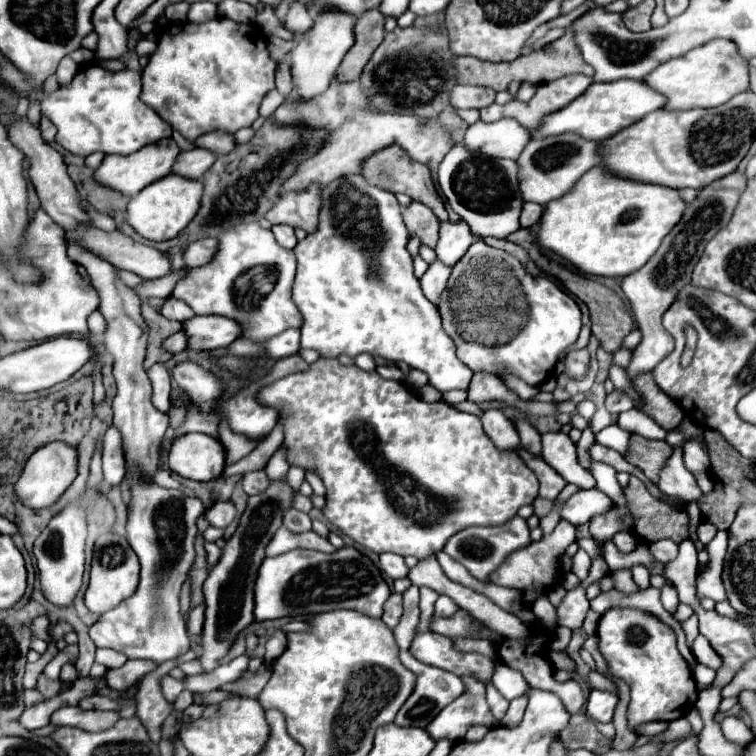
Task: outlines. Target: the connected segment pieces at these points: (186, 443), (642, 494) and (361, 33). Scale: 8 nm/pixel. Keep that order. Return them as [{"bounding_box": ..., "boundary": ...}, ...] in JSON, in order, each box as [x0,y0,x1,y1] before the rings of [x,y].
[{"bounding_box":[168,434,226,482],"boundary":[[[184,434],[172,442],[168,466],[182,478],[210,482],[226,468],[226,448],[208,434]]]},{"bounding_box":[624,488,688,542],"boundary":[[[624,488],[624,496],[634,516],[636,536],[648,542],[660,538],[682,542],[688,538],[688,516],[684,510],[670,510],[666,502],[652,498],[646,488]]]},{"bounding_box":[336,10,384,82],"boundary":[[[368,10],[366,14],[362,14],[356,20],[354,36],[356,36],[356,42],[346,52],[336,74],[340,82],[354,82],[360,78],[362,66],[366,66],[374,50],[384,40],[384,16],[378,10]]]}]

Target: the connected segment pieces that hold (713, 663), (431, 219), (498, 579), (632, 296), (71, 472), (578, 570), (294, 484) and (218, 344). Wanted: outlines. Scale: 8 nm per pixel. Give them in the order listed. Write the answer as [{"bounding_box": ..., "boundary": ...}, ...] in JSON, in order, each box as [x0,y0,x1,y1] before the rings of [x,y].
[{"bounding_box":[692,636,720,668],"boundary":[[[698,636],[696,640],[694,640],[694,644],[692,644],[692,654],[694,654],[694,658],[700,662],[700,664],[704,664],[704,666],[708,666],[708,668],[718,668],[720,666],[720,658],[718,658],[718,654],[712,650],[712,646],[708,644],[708,640],[704,638],[704,636]]]},{"bounding_box":[404,202,440,248],"boundary":[[[412,202],[404,210],[404,222],[406,222],[406,228],[408,228],[410,236],[418,236],[422,240],[422,244],[426,244],[430,248],[436,248],[440,220],[434,216],[434,212],[430,212],[420,202]]]},{"bounding_box":[490,522,574,604],"boundary":[[[558,522],[558,526],[554,528],[554,532],[546,538],[542,538],[540,542],[532,542],[528,548],[518,550],[514,554],[510,554],[504,564],[490,574],[490,582],[498,584],[498,586],[508,586],[508,588],[516,588],[520,592],[524,592],[524,602],[532,604],[534,602],[534,588],[550,588],[558,582],[558,556],[574,542],[574,526],[570,526],[568,522]]]},{"bounding_box":[622,172,746,382],"boundary":[[[732,172],[732,174],[726,174],[724,178],[710,182],[710,186],[704,186],[702,190],[698,190],[696,200],[688,204],[686,214],[680,218],[678,226],[674,226],[674,230],[662,240],[662,246],[656,250],[654,258],[650,258],[646,266],[636,270],[634,274],[628,274],[622,280],[622,290],[630,302],[636,328],[642,332],[642,340],[632,350],[632,360],[626,368],[626,376],[630,382],[634,382],[638,374],[650,372],[674,348],[672,336],[662,326],[662,314],[670,308],[678,292],[690,282],[692,268],[702,256],[706,242],[730,222],[732,212],[744,188],[746,188],[746,174]]]},{"bounding_box":[16,442,78,510],"boundary":[[[50,442],[36,450],[28,464],[24,466],[24,472],[16,482],[16,496],[28,508],[34,510],[44,508],[54,504],[64,494],[64,490],[74,482],[76,476],[78,476],[78,450],[66,442]]]},{"bounding_box":[572,550,590,580],"boundary":[[[578,550],[572,560],[574,560],[572,572],[574,572],[580,580],[586,580],[588,574],[590,574],[590,558],[588,558],[588,554],[586,554],[584,550]]]},{"bounding_box":[286,466,305,492],"boundary":[[[290,466],[286,479],[291,488],[298,492],[300,485],[305,480],[305,471],[301,467]]]},{"bounding_box":[182,316,240,350],"boundary":[[[194,316],[182,324],[190,350],[216,350],[234,342],[240,334],[238,322],[224,316]]]}]

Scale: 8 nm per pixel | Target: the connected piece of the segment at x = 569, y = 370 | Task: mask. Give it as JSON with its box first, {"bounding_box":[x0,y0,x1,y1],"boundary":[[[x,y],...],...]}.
{"bounding_box":[564,348,590,378],"boundary":[[[580,348],[580,350],[570,350],[564,364],[566,364],[566,374],[568,376],[574,376],[574,378],[582,378],[588,370],[588,362],[590,360],[590,354],[588,354],[588,348]]]}

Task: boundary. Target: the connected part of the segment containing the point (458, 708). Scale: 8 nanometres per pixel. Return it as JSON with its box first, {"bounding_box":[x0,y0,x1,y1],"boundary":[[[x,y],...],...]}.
{"bounding_box":[426,676,498,742],"boundary":[[[462,676],[462,682],[466,686],[464,694],[448,704],[426,728],[434,740],[448,738],[452,742],[460,742],[464,740],[466,730],[474,724],[484,724],[488,728],[498,724],[486,704],[484,684],[474,676]]]}

